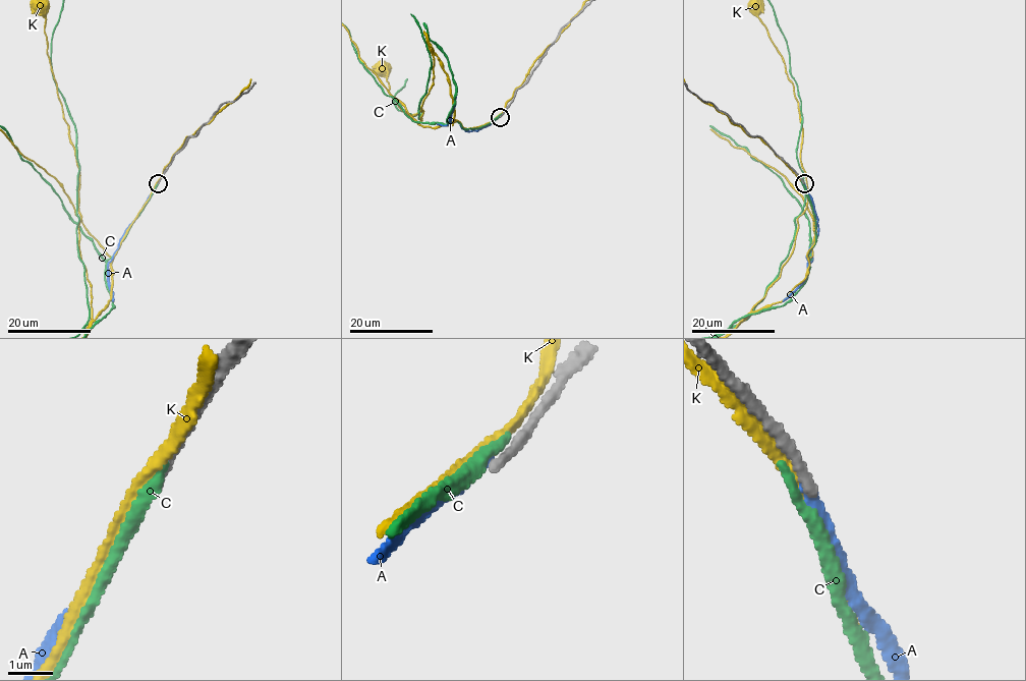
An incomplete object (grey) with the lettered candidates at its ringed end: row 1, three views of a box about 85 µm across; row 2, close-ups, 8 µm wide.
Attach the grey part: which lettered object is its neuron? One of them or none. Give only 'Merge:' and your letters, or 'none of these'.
Merge: none of these

